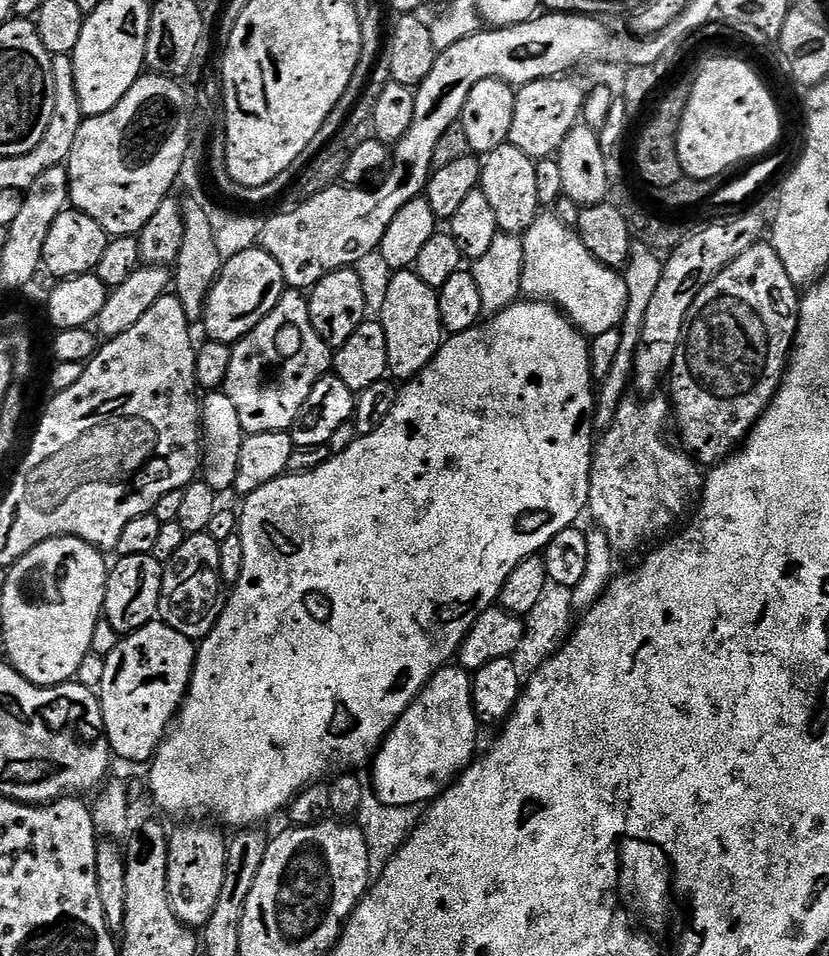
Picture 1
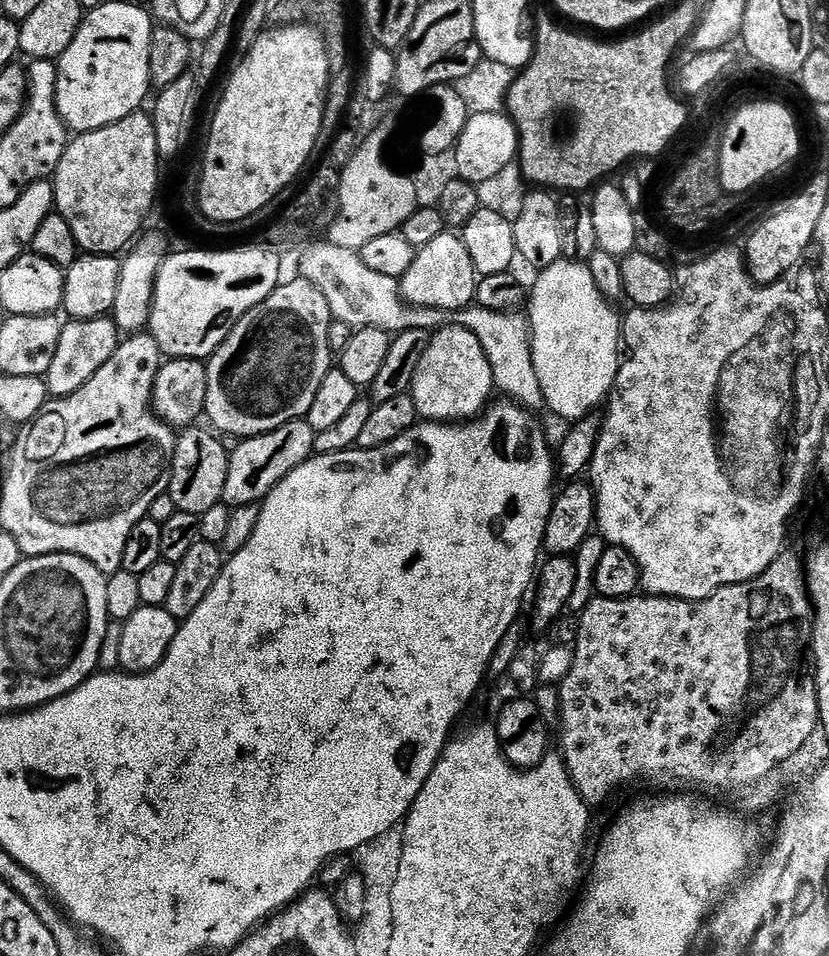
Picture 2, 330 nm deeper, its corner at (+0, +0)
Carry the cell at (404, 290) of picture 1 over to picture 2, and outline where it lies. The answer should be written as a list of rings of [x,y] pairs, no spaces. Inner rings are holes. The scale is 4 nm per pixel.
[[[450,325],[437,328],[427,337],[410,385],[410,395],[421,421],[467,422],[493,399],[492,392],[490,362],[470,330]]]

